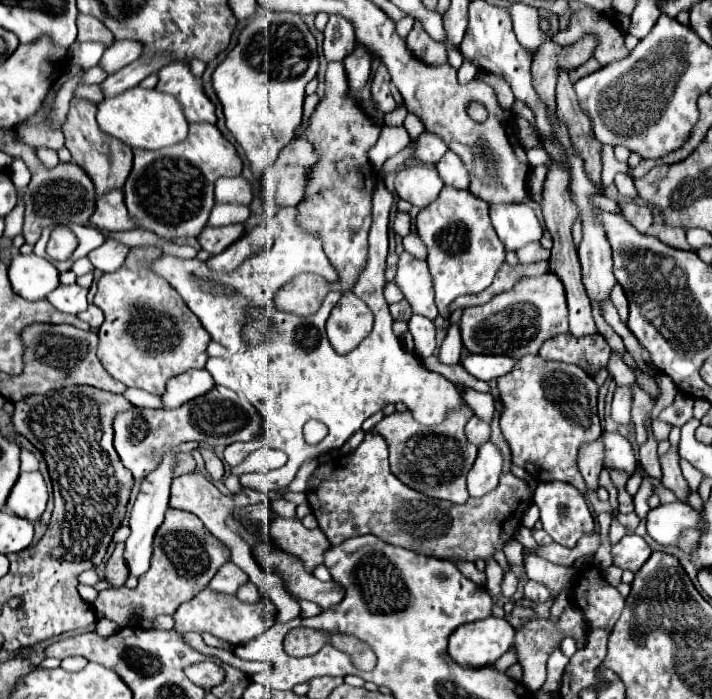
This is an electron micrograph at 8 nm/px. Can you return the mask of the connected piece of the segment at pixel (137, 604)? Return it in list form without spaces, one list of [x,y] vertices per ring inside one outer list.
[[[166,511],[166,519],[162,527],[158,529],[158,535],[154,537],[154,555],[152,555],[152,565],[150,569],[140,577],[136,589],[108,589],[100,591],[98,599],[94,601],[94,609],[102,613],[106,619],[116,621],[120,627],[134,625],[138,619],[156,619],[158,615],[174,615],[174,611],[196,597],[218,573],[218,569],[230,561],[230,549],[216,539],[196,515],[184,513],[184,511]]]

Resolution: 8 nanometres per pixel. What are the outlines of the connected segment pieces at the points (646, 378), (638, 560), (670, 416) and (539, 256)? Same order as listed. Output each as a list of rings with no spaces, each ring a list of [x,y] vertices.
[[[636,371],[636,377],[638,377],[638,385],[646,391],[646,393],[650,393],[650,395],[658,395],[658,387],[656,387],[656,381],[654,381],[654,377],[652,375],[648,375],[648,373],[642,373],[642,371]]]
[[[628,533],[626,537],[622,537],[614,547],[612,547],[612,557],[614,557],[614,565],[618,565],[620,569],[630,569],[630,571],[638,571],[650,557],[650,547],[648,543],[636,535],[636,533]]]
[[[679,391],[674,403],[664,409],[664,413],[660,413],[658,418],[681,427],[693,417],[694,402],[695,399],[692,396]]]
[[[540,241],[528,243],[526,247],[518,249],[516,255],[518,255],[520,263],[536,263],[536,261],[546,261],[546,259],[550,259],[550,251],[544,249],[544,247],[540,245]]]

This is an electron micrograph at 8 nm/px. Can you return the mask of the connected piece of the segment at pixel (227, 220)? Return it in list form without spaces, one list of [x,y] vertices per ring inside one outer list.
[[[218,203],[210,213],[208,225],[230,225],[230,223],[244,223],[250,215],[248,205],[238,203]]]

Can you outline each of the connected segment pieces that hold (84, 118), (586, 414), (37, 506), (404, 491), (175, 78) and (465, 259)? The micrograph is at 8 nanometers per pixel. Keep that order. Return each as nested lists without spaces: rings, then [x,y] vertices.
[[[72,99],[68,117],[62,125],[66,147],[72,153],[72,161],[78,163],[96,187],[96,195],[106,195],[114,189],[122,189],[132,171],[132,149],[116,137],[104,133],[96,123],[96,105],[88,99]]]
[[[526,355],[514,371],[498,379],[498,389],[502,399],[500,427],[512,449],[514,465],[534,475],[536,481],[564,481],[586,495],[586,483],[578,469],[578,453],[602,435],[596,411],[598,385],[594,379],[576,365]]]
[[[32,471],[32,473],[20,473],[4,509],[18,517],[36,521],[44,513],[46,503],[48,503],[46,481],[40,471]]]
[[[368,431],[360,447],[348,455],[338,455],[332,461],[318,465],[314,475],[308,481],[308,491],[306,491],[308,503],[312,513],[316,515],[320,529],[324,535],[330,539],[332,545],[338,545],[350,537],[366,535],[372,533],[380,537],[386,543],[400,545],[406,549],[414,549],[418,553],[426,553],[430,557],[458,557],[466,561],[474,561],[476,557],[492,557],[494,549],[502,549],[504,543],[508,541],[508,511],[510,511],[510,539],[514,539],[516,527],[520,525],[522,513],[528,509],[532,503],[532,495],[526,487],[526,483],[512,473],[506,473],[500,477],[500,485],[484,495],[484,497],[470,497],[464,505],[454,505],[450,501],[440,501],[426,497],[424,493],[418,493],[410,487],[406,487],[400,479],[396,479],[388,467],[388,443],[382,435]]]
[[[174,61],[170,67],[158,71],[158,77],[156,89],[174,95],[182,103],[190,123],[216,123],[214,105],[204,95],[202,79],[190,71],[188,63]]]
[[[450,185],[442,187],[438,199],[418,213],[416,229],[428,249],[428,269],[434,283],[436,307],[442,317],[448,317],[448,305],[458,295],[480,293],[490,287],[506,263],[506,247],[490,223],[488,203],[470,191],[460,191]]]

